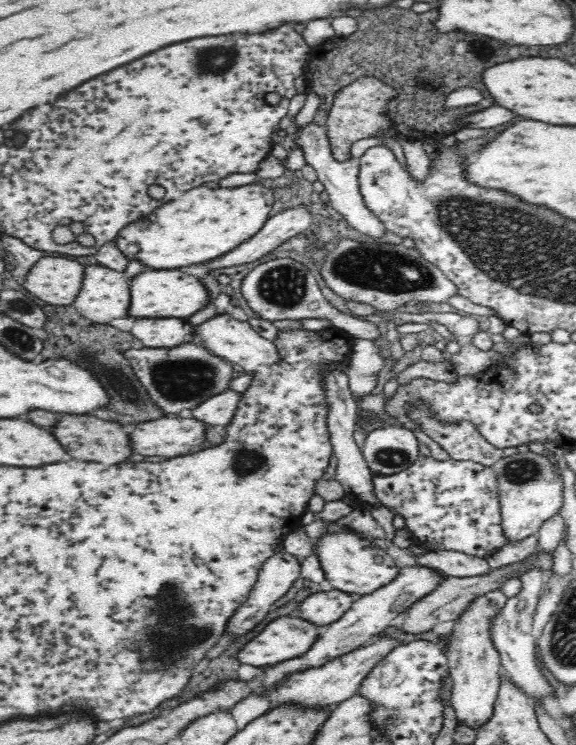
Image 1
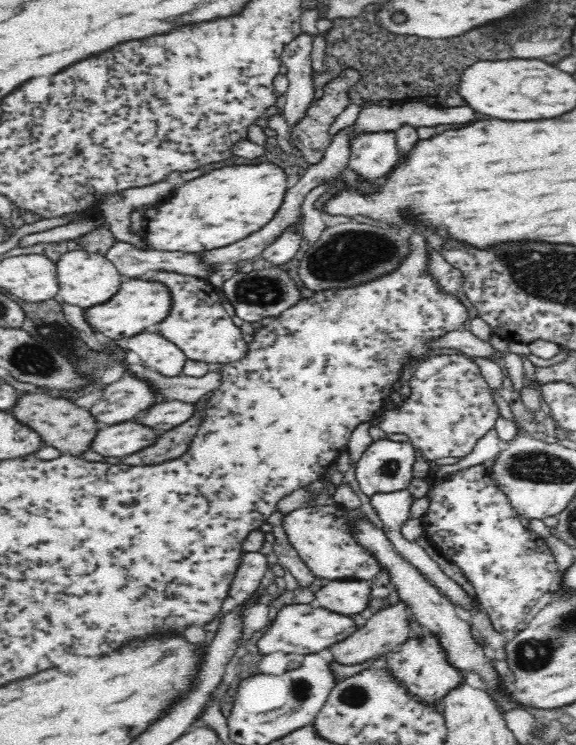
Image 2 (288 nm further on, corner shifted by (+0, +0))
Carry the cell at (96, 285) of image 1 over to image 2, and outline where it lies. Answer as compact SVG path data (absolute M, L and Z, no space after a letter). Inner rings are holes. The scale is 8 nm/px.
M74 250L74 252L60 256L56 264L58 264L58 274L60 274L60 294L56 298L62 304L80 306L82 310L92 310L96 306L104 306L106 302L110 302L122 288L120 270L110 262L108 256Z

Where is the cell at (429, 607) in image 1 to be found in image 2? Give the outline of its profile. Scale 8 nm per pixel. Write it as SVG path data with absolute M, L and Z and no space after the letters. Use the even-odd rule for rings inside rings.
M398 602L398 604L394 604L394 606L390 606L390 608L384 608L384 610L380 610L378 614L374 614L370 620L368 620L368 624L364 626L364 628L358 628L358 632L354 632L350 638L346 638L344 642L340 642L340 644L334 644L332 648L328 648L330 650L330 654L334 656L334 660L332 662L340 662L340 664L358 664L358 662L364 662L364 660L368 660L368 658L374 658L374 656L384 656L384 654L390 654L392 652L392 648L396 648L396 646L402 646L402 644L406 644L412 636L408 634L410 630L410 618L408 618L408 614L414 614L412 612L412 608L406 604L406 602Z

